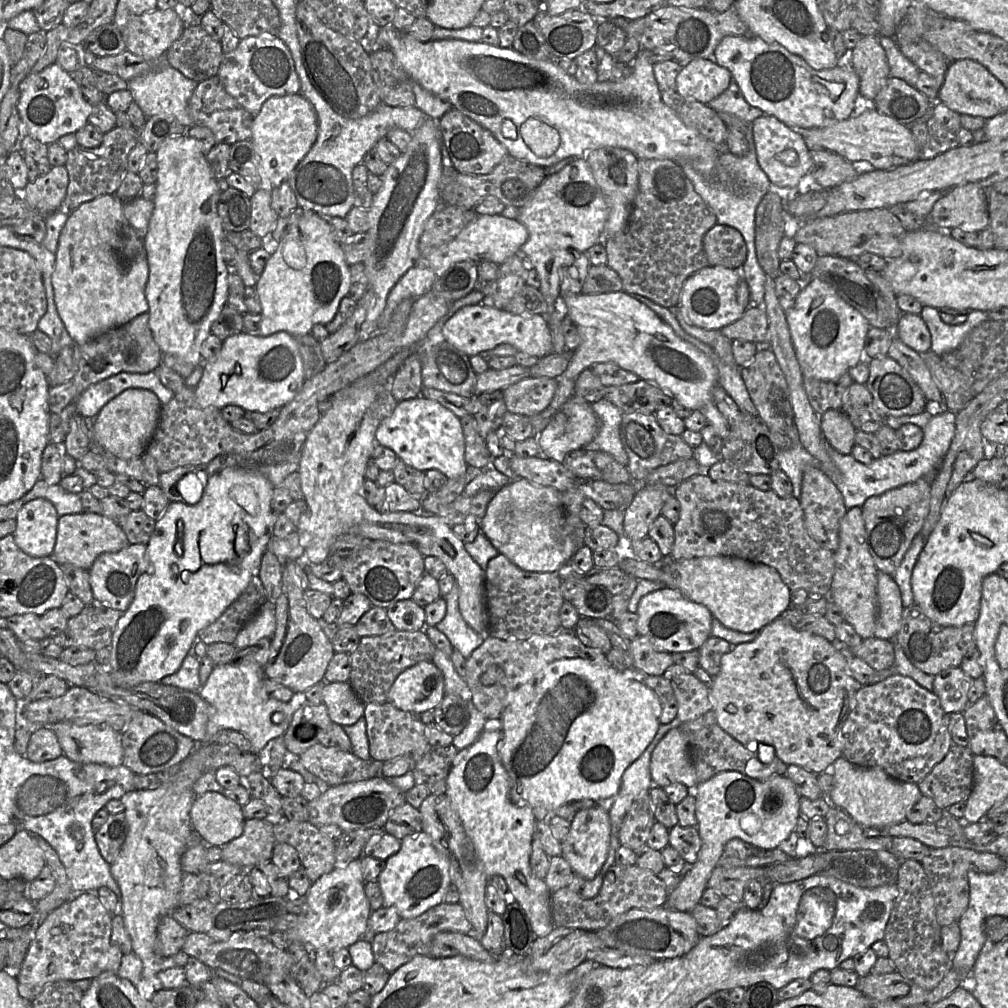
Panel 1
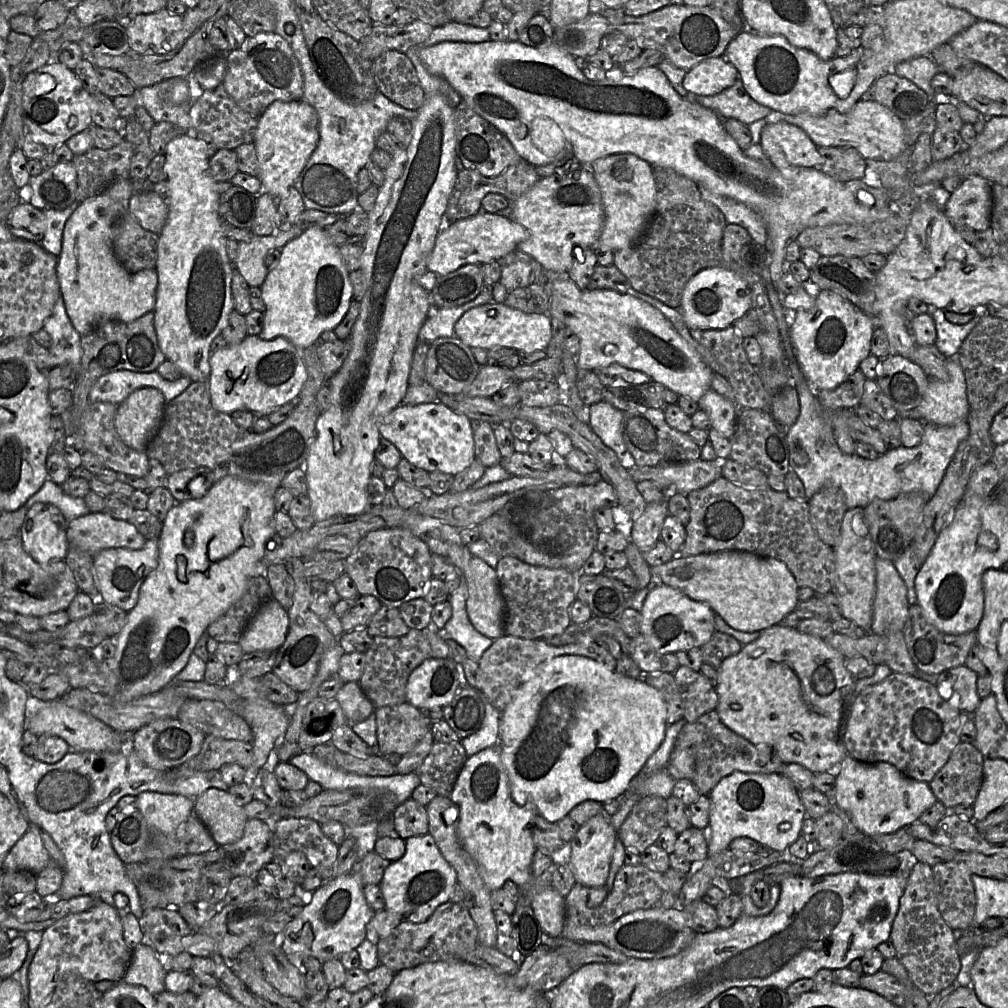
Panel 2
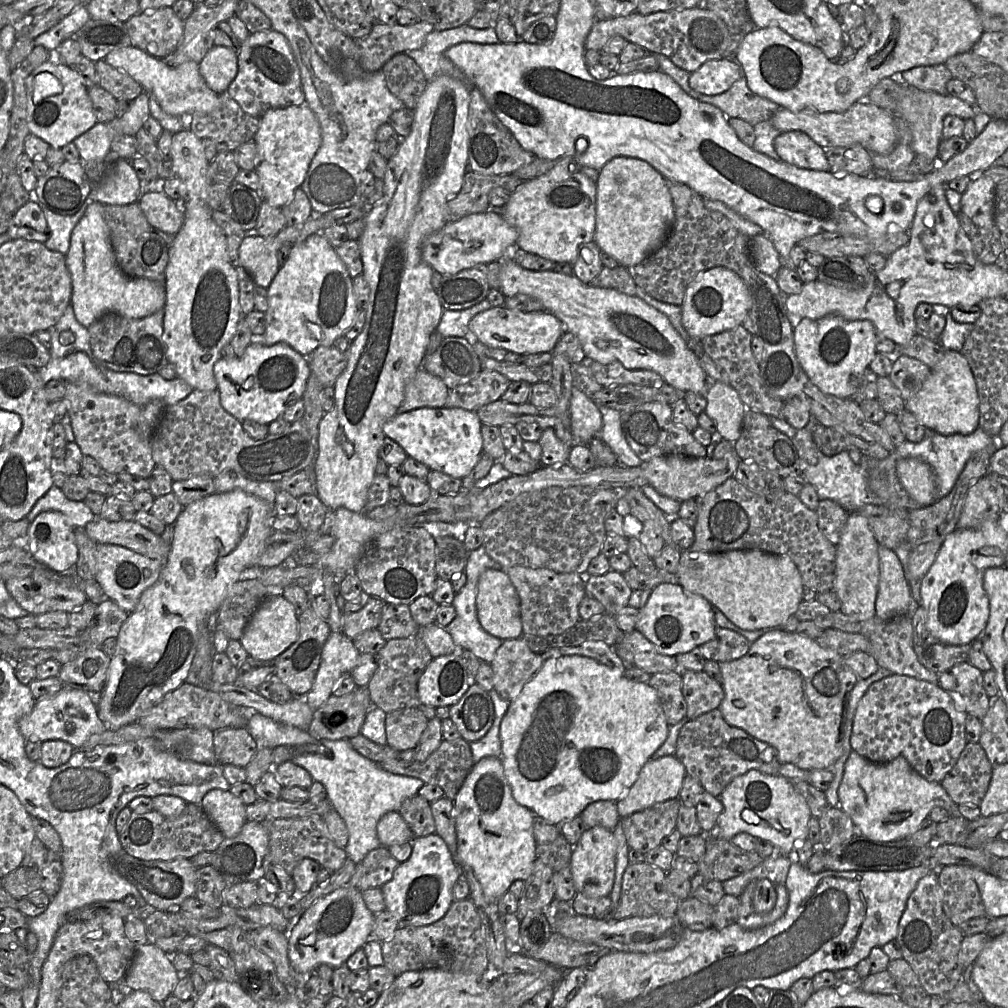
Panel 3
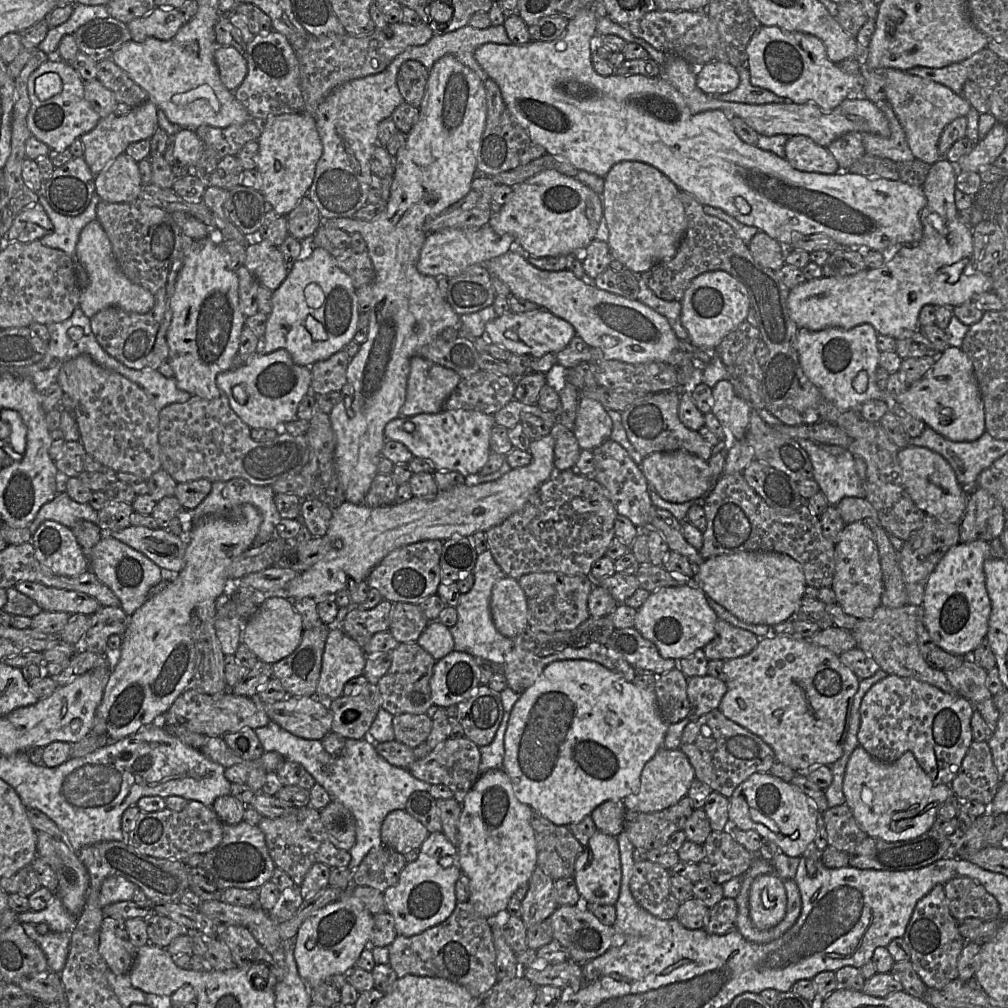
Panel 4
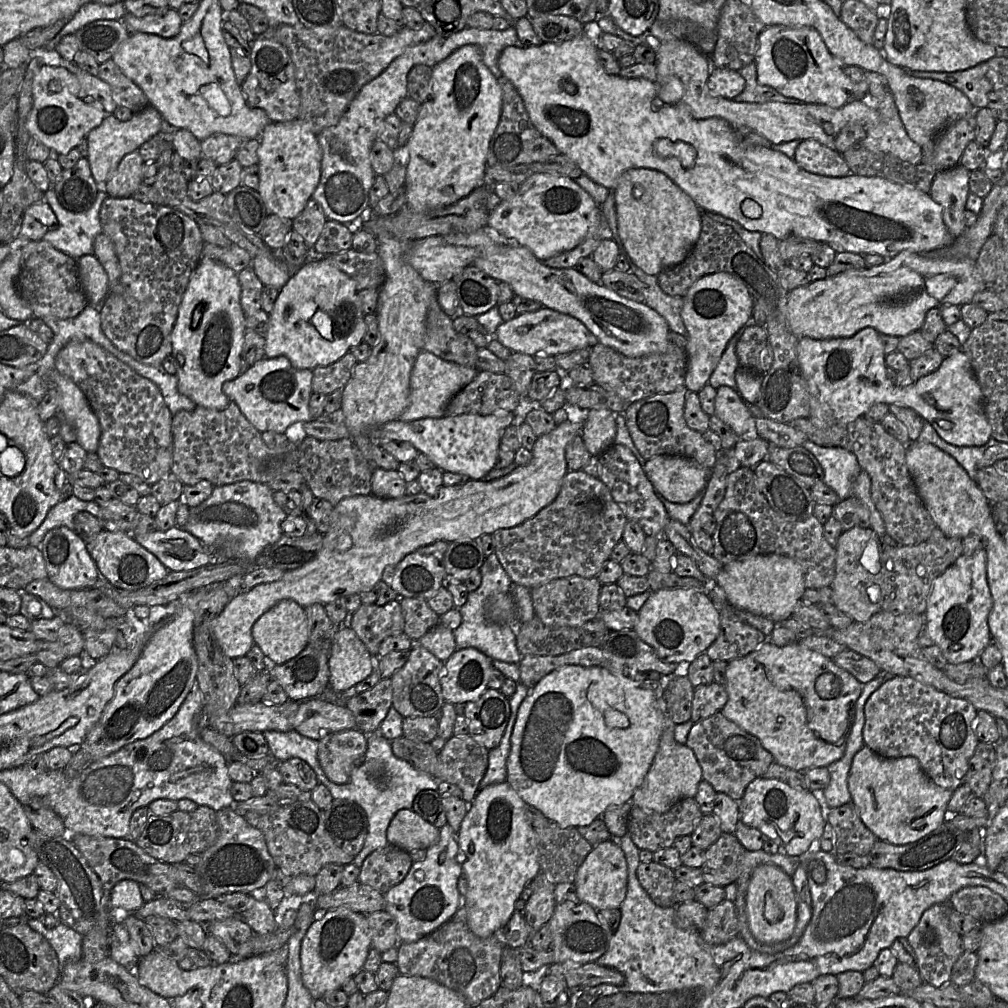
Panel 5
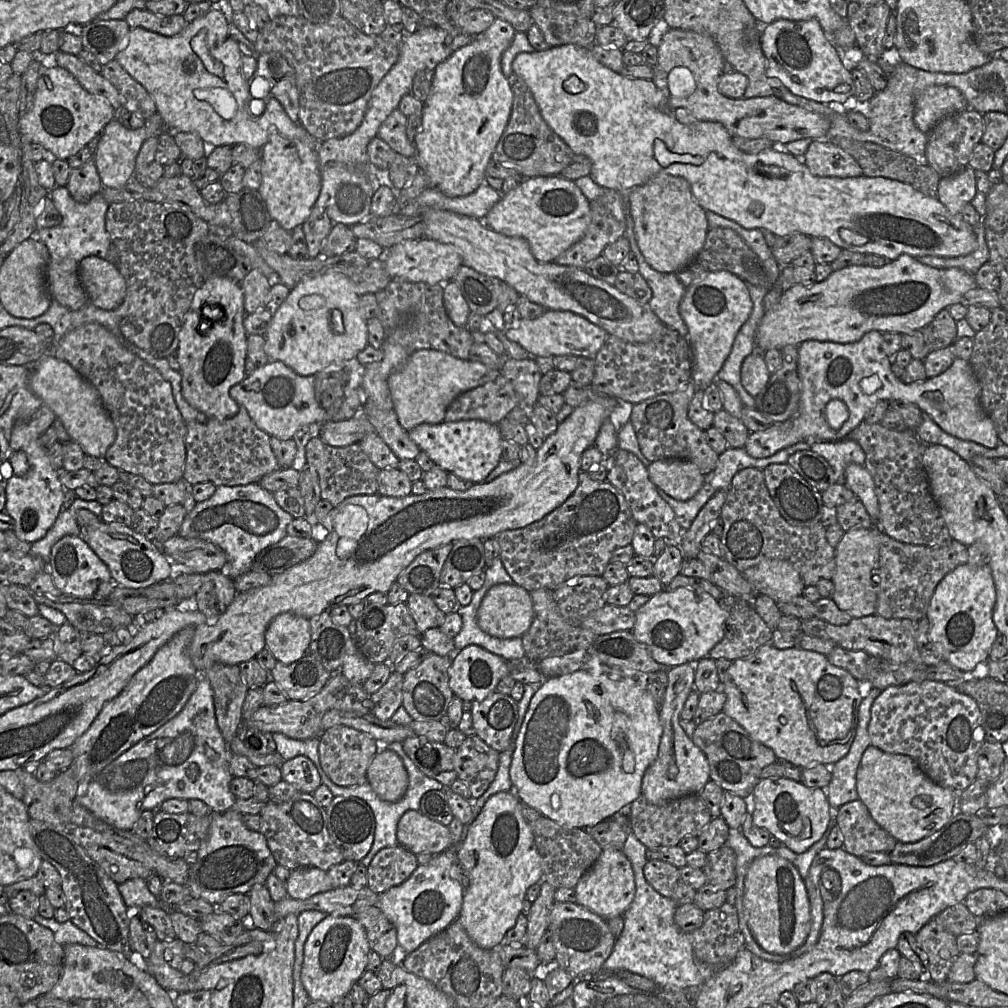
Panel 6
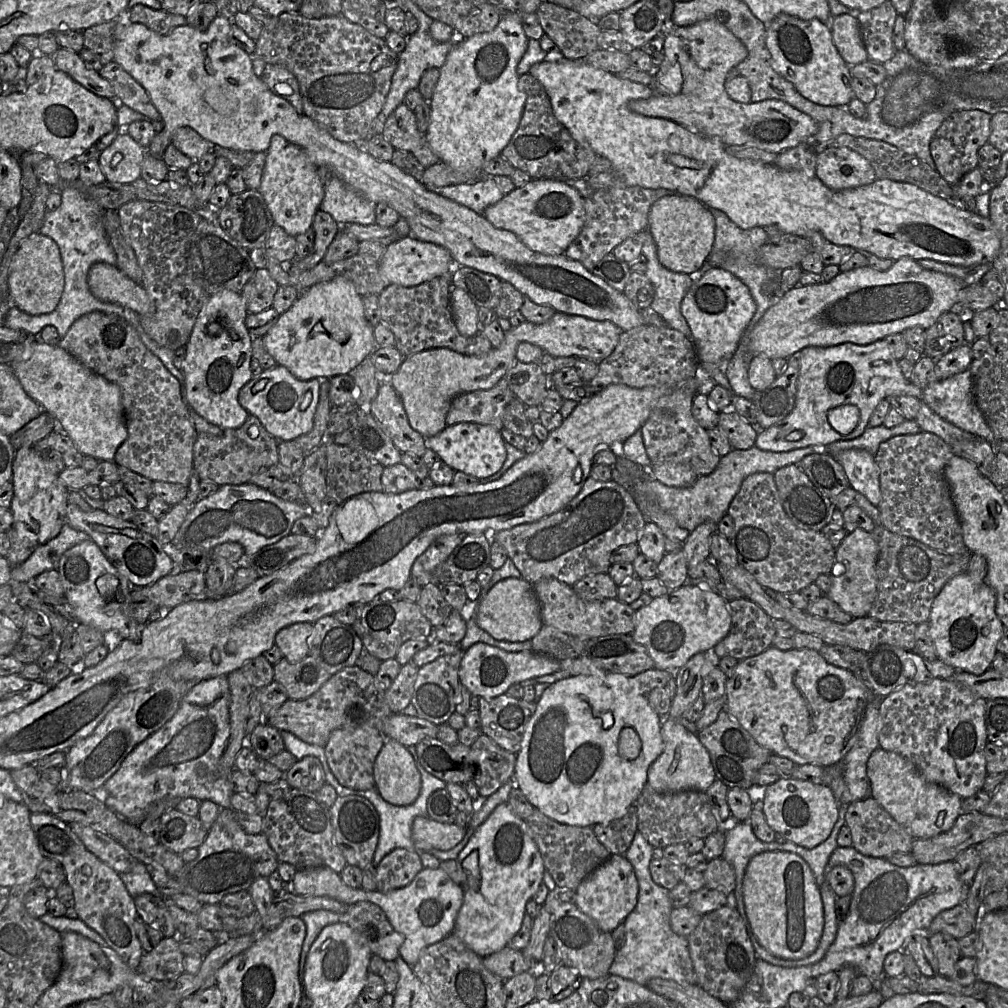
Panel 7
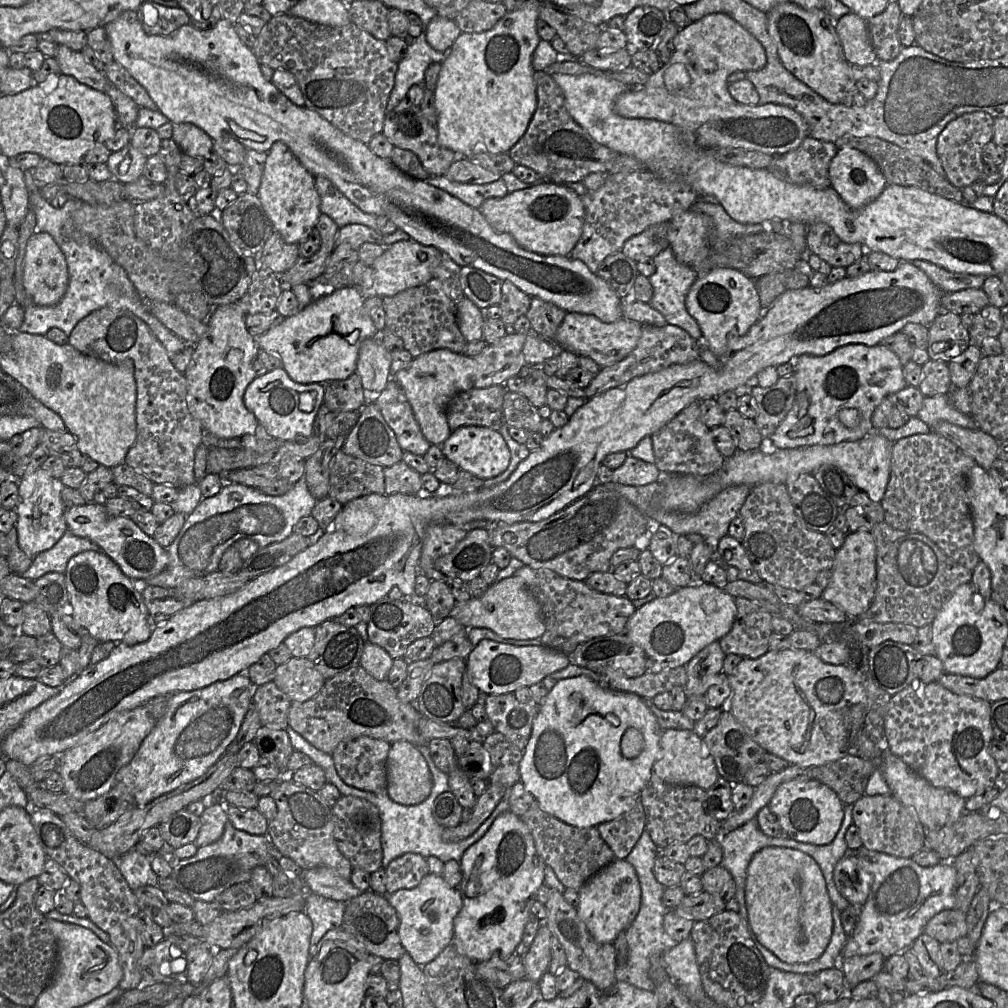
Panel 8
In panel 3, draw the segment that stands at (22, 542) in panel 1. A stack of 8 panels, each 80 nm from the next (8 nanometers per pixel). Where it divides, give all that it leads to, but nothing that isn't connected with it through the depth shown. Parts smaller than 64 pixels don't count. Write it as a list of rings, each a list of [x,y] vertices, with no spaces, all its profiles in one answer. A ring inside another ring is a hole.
[[[41,512],[29,525],[26,548],[38,562],[51,570],[75,573],[78,548],[73,529],[61,512]]]

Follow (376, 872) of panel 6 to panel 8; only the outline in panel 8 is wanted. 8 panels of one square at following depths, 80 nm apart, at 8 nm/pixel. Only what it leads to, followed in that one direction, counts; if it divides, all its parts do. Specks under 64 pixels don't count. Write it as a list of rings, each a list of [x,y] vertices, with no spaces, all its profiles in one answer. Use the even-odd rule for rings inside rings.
[[[405,853],[385,868],[386,894],[401,889],[413,889],[430,873],[426,858],[416,853]]]

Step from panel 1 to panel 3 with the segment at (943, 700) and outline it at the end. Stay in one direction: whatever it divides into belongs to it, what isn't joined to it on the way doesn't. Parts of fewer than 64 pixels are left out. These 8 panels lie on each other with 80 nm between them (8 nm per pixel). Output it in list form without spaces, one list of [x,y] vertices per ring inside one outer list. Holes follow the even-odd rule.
[[[968,661],[938,675],[937,684],[948,692],[959,710],[982,719],[990,706],[983,687],[983,672]]]

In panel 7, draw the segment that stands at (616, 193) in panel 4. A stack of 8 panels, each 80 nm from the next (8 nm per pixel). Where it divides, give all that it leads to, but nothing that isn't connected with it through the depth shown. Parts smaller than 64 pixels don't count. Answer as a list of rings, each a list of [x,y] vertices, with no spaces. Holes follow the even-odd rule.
[[[671,193],[657,200],[648,215],[647,231],[656,246],[660,263],[667,269],[690,275],[700,274],[715,239],[715,220],[709,208],[695,197]]]

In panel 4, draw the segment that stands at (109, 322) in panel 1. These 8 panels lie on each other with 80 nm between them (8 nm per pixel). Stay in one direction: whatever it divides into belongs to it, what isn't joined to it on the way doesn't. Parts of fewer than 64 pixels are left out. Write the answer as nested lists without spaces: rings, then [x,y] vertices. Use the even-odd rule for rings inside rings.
[[[98,219],[89,222],[82,229],[74,258],[82,264],[88,275],[88,284],[81,289],[78,305],[88,318],[111,306],[139,314],[148,313],[153,309],[154,296],[146,288],[131,282],[122,272],[114,256],[111,242]]]

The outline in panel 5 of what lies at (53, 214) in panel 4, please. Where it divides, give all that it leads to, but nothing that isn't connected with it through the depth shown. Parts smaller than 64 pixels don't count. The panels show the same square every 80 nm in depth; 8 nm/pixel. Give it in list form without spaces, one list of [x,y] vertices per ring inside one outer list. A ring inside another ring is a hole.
[[[53,189],[45,192],[43,199],[50,205],[58,219],[58,228],[48,231],[43,241],[71,256],[75,260],[83,255],[93,254],[95,237],[103,232],[100,222],[100,209],[108,198],[100,189],[93,204],[85,211],[74,213],[64,209]]]

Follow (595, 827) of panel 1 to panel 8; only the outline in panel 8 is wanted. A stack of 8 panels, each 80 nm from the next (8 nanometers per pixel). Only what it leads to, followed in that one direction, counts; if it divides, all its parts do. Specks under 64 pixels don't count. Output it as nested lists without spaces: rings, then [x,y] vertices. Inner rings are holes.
[[[615,858],[581,887],[578,896],[578,916],[586,925],[592,937],[598,943],[613,943],[618,934],[621,931],[626,931],[636,918],[641,903],[641,887],[634,867],[625,859]]]

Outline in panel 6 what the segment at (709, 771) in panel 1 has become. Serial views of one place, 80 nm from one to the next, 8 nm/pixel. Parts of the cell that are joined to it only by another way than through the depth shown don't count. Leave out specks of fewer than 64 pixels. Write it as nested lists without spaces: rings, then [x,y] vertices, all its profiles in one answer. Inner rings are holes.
[[[723,711],[698,724],[691,739],[708,760],[710,780],[724,791],[744,799],[752,795],[754,787],[761,780],[762,770],[778,760],[772,749],[755,740]]]

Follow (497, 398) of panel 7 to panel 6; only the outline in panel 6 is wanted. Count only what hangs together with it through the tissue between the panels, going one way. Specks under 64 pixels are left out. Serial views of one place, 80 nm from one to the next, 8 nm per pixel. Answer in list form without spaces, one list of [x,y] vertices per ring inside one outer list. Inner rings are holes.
[[[501,374],[494,380],[460,394],[448,407],[444,421],[482,420],[499,425],[513,409],[522,406],[510,382]]]

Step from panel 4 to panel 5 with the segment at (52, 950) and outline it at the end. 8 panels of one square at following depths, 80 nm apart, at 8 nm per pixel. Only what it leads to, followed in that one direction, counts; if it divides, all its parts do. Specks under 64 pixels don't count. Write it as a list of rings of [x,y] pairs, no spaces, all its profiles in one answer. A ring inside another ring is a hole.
[[[30,918],[27,923],[31,929],[42,934],[55,950],[60,964],[60,975],[67,963],[81,960],[82,934],[62,922],[54,928],[47,928],[37,918]]]

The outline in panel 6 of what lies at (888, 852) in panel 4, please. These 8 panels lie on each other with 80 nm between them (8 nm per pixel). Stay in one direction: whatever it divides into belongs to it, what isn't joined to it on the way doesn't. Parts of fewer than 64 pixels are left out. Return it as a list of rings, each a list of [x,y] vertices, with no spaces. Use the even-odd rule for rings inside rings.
[[[957,812],[941,829],[917,842],[898,842],[889,853],[892,864],[907,865],[913,867],[930,867],[953,858],[968,844],[974,843],[989,829],[977,814],[965,814]]]

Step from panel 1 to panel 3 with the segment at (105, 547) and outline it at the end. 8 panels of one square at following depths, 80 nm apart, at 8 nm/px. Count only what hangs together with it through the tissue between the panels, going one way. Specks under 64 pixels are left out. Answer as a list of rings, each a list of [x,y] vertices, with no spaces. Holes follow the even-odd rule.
[[[96,516],[84,527],[86,534],[97,544],[113,544],[131,549],[148,558],[167,561],[170,546],[157,535],[132,521],[108,521]]]

